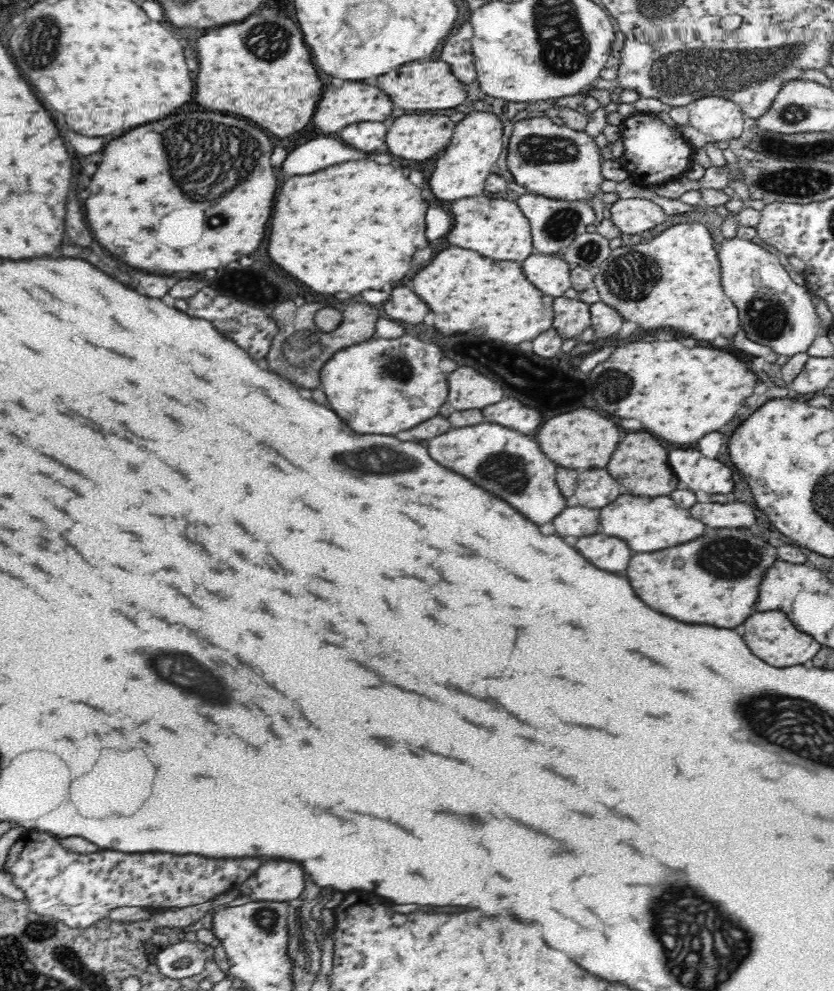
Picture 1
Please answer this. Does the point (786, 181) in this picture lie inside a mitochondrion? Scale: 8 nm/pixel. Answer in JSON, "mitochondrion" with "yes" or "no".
{"mitochondrion":"yes"}

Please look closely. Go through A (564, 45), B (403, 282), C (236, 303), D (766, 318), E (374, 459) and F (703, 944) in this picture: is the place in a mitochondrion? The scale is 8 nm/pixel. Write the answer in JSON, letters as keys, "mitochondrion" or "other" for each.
{"A":"mitochondrion","B":"other","C":"other","D":"mitochondrion","E":"mitochondrion","F":"mitochondrion"}

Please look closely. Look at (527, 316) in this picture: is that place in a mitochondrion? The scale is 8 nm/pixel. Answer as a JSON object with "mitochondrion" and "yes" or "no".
{"mitochondrion":"no"}

